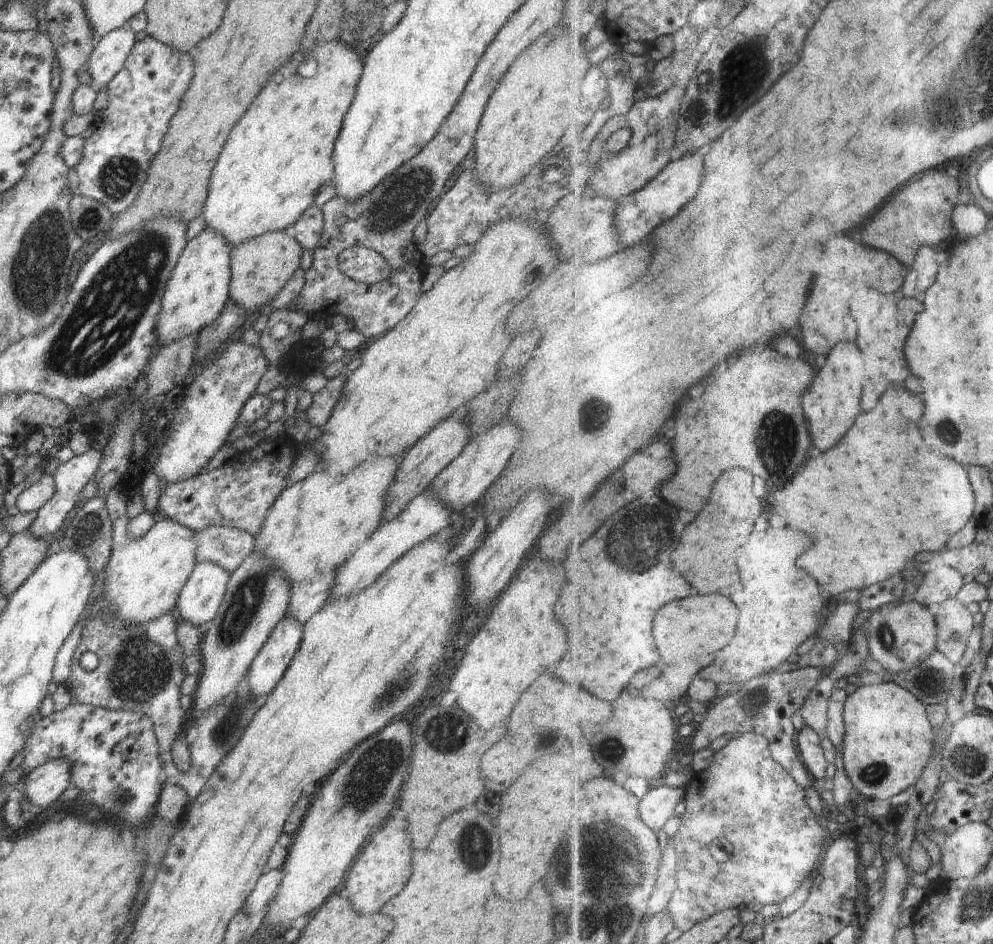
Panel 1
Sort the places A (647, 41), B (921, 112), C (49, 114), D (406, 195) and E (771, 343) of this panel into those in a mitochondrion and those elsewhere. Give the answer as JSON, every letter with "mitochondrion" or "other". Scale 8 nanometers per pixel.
{"A":"other","B":"mitochondrion","C":"other","D":"mitochondrion","E":"other"}

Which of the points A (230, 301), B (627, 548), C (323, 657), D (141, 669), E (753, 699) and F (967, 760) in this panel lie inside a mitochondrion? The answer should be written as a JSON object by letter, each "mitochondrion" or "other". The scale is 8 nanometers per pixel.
{"A":"other","B":"mitochondrion","C":"other","D":"mitochondrion","E":"mitochondrion","F":"mitochondrion"}

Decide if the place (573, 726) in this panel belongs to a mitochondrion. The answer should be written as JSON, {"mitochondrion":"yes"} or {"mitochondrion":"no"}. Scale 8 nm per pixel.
{"mitochondrion":"no"}

